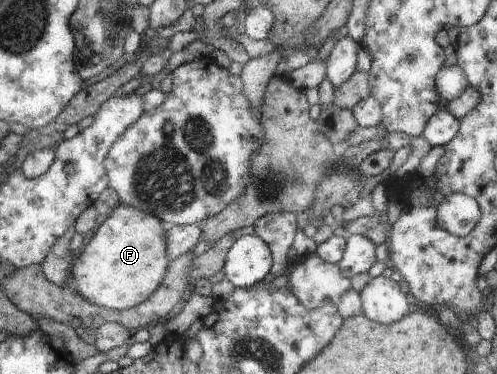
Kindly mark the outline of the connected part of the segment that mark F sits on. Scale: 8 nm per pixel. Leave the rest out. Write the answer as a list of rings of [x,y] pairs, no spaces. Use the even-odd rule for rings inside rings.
[[[121,204],[100,224],[91,242],[75,259],[70,284],[91,304],[109,310],[135,308],[151,297],[167,273],[169,259],[161,220]]]

